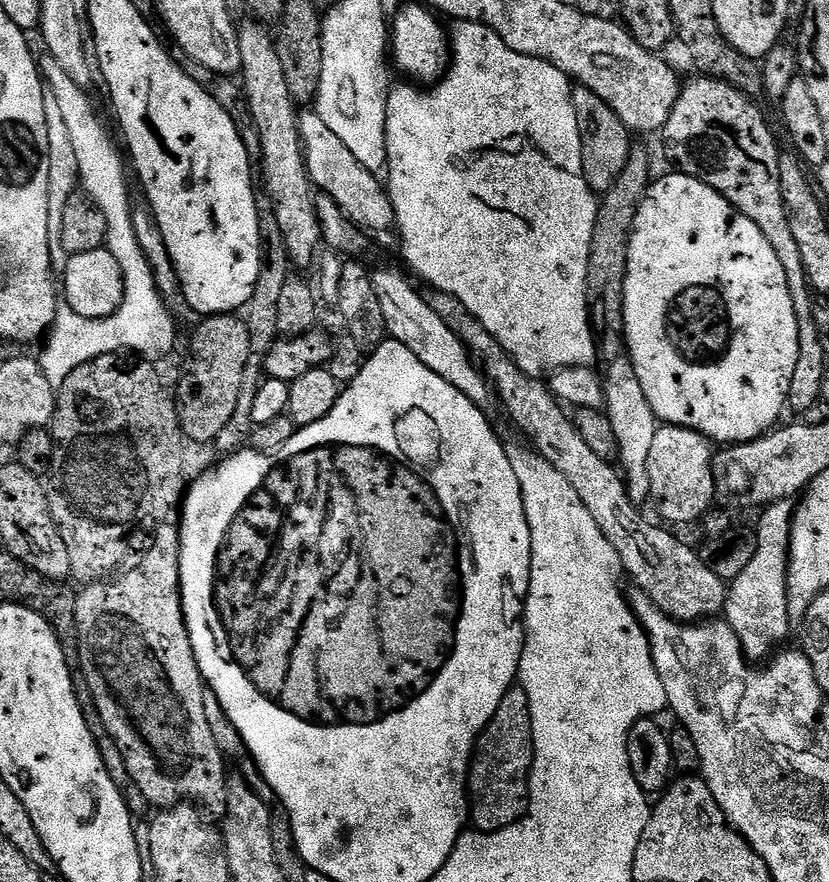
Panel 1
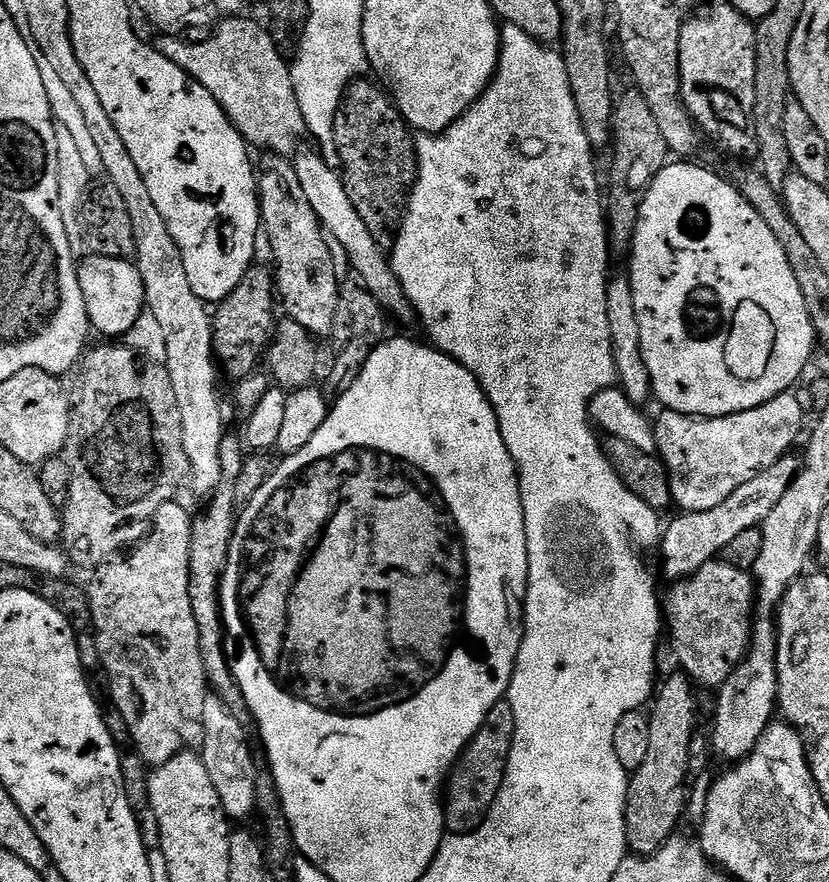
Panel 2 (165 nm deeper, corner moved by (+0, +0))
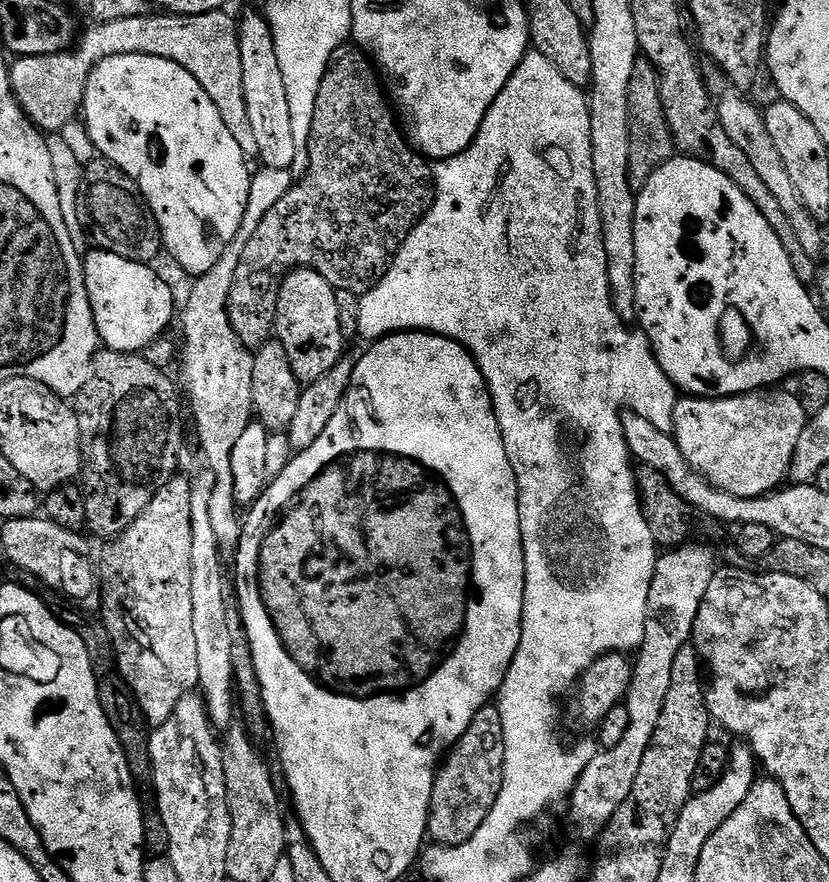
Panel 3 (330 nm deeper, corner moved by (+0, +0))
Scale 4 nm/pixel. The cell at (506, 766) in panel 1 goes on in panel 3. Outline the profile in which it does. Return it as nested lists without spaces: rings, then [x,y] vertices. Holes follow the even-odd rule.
[[[499,707],[478,710],[466,734],[452,745],[446,759],[436,769],[428,811],[428,836],[433,845],[453,848],[462,842],[470,842],[470,838],[478,834],[478,826],[486,822],[486,814],[490,814],[494,802],[498,802],[505,762],[506,742],[502,738]]]

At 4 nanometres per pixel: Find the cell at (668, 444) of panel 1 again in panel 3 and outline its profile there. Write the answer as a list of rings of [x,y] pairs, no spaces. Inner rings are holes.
[[[761,390],[759,392],[743,392],[737,396],[688,396],[687,398],[677,399],[676,409],[673,410],[670,420],[676,423],[674,435],[676,445],[682,450],[682,454],[694,470],[698,470],[714,486],[734,494],[738,498],[758,498],[766,496],[769,492],[777,491],[789,479],[792,470],[792,459],[798,450],[798,440],[802,438],[804,427],[808,425],[810,419],[809,413],[804,411],[799,395],[788,392],[776,392],[780,390]]]

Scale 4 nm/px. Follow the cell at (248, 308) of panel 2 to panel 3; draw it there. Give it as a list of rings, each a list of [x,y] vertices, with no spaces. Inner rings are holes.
[[[356,46],[339,48],[336,55],[328,63],[328,69],[322,78],[322,86],[318,90],[316,110],[312,119],[312,134],[306,145],[307,151],[311,151],[308,156],[308,173],[301,180],[299,177],[293,183],[292,189],[284,195],[282,202],[277,202],[270,209],[270,214],[266,214],[266,218],[262,218],[258,230],[254,230],[254,238],[250,238],[250,242],[246,242],[246,250],[242,250],[242,258],[238,262],[238,271],[234,274],[234,286],[230,286],[228,317],[234,326],[234,332],[238,334],[238,338],[247,348],[255,350],[262,347],[267,340],[273,339],[276,331],[276,311],[280,297],[280,284],[286,279],[289,272],[293,272],[296,268],[313,268],[315,272],[322,274],[322,278],[326,278],[326,282],[330,282],[330,286],[337,292],[352,292],[355,296],[362,297],[374,288],[377,282],[390,270],[390,266],[394,262],[398,250],[406,242],[406,238],[416,229],[421,218],[432,209],[432,204],[436,201],[433,165],[409,143],[402,128],[400,132],[399,126],[401,128],[397,117],[394,115],[393,105],[386,95],[385,85],[382,83],[378,69],[368,53]]]

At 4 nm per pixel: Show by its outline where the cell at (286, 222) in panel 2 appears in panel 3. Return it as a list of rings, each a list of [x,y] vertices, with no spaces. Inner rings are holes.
[[[296,268],[280,284],[274,336],[286,350],[290,366],[301,385],[310,385],[324,374],[330,374],[346,354],[346,337],[338,314],[336,294],[330,282],[313,268]]]

